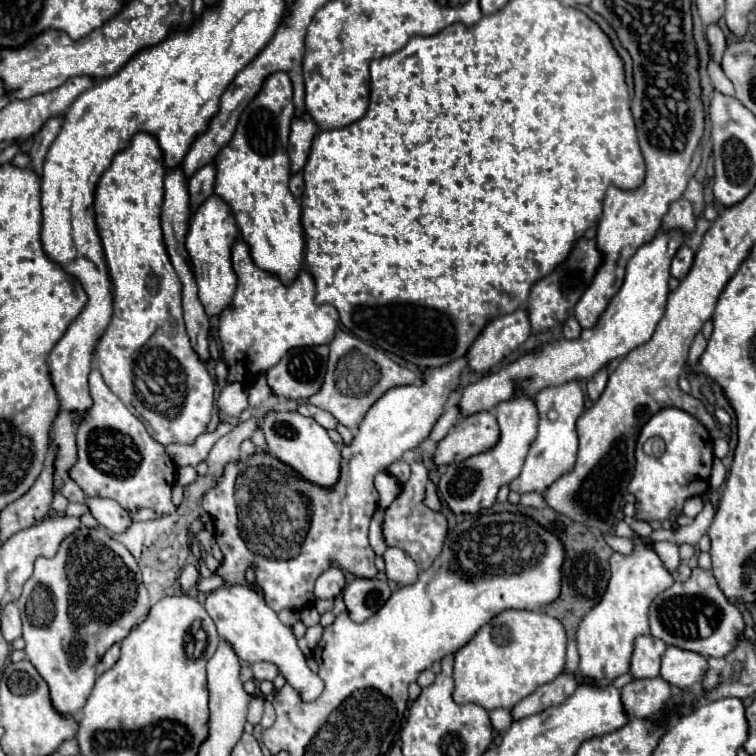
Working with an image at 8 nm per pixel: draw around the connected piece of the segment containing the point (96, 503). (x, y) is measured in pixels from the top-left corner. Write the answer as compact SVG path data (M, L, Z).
M86 498L86 504L90 508L90 514L96 518L96 522L116 534L124 532L132 524L128 512L110 498Z

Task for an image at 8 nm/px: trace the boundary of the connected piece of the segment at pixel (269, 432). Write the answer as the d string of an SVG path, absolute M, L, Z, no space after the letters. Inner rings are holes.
M270 412L262 422L262 432L270 454L296 470L302 480L322 488L334 488L340 478L340 448L314 418L306 418L298 412Z

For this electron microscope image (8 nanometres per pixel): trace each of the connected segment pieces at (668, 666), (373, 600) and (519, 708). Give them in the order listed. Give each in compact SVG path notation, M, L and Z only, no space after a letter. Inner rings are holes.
M670 646L662 656L660 676L680 690L688 690L698 686L708 670L708 662L704 656L682 650L678 646Z
M356 578L342 590L344 604L354 622L368 620L374 612L378 612L384 606L390 594L392 590L388 582L378 578Z
M562 672L554 682L540 686L534 694L530 694L522 702L518 702L512 708L512 716L514 716L514 720L522 720L522 718L538 714L550 706L560 706L562 702L566 702L566 698L570 698L570 694L574 694L576 688L578 688L576 674Z

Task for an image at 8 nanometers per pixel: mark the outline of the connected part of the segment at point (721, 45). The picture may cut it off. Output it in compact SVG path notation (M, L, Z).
M718 24L708 26L708 28L706 28L706 36L708 36L710 48L712 48L712 56L714 56L714 60L720 64L722 54L724 54L724 48L726 48L726 38L724 38L720 26L718 26Z

